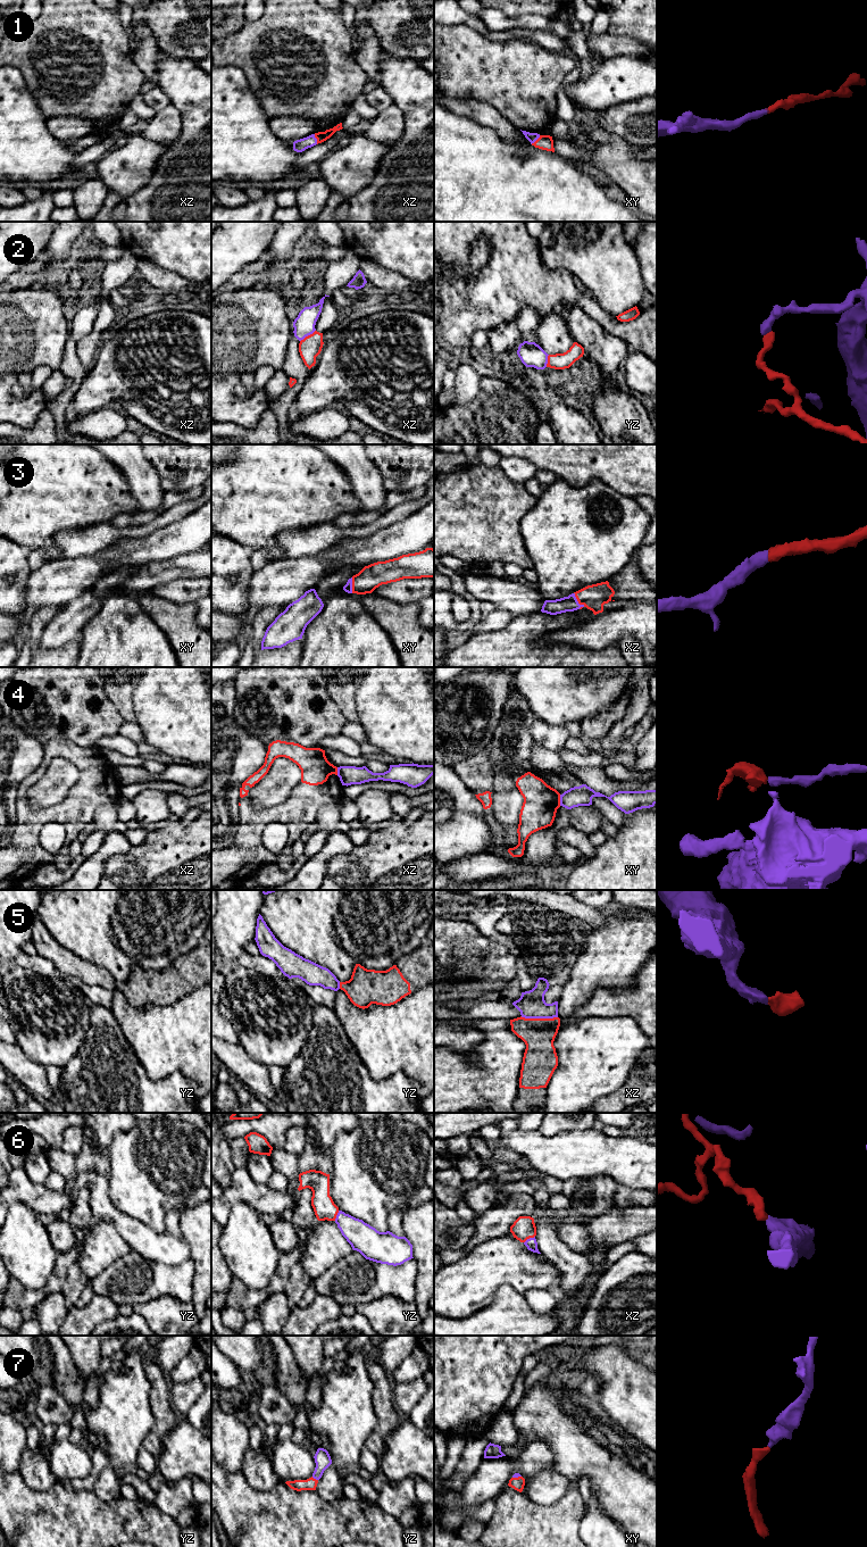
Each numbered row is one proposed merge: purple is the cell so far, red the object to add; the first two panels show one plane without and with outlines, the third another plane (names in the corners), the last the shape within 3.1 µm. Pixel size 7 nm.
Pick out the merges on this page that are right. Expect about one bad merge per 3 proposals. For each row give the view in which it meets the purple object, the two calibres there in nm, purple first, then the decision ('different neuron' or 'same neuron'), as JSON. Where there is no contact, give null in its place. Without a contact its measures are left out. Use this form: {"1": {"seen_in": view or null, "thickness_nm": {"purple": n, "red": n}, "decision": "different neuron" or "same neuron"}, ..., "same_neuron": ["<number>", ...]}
{"1": {"seen_in": "xz", "thickness_nm": {"purple": 90, "red": 70}, "decision": "same neuron"}, "2": {"seen_in": "xz", "thickness_nm": {"purple": 150, "red": 160}, "decision": "different neuron"}, "3": {"seen_in": "xz", "thickness_nm": {"purple": 110, "red": 180}, "decision": "same neuron"}, "4": {"seen_in": "xy", "thickness_nm": {"purple": 140, "red": 260}, "decision": "different neuron"}, "5": {"seen_in": "xz", "thickness_nm": {"purple": 190, "red": 220}, "decision": "same neuron"}, "6": {"seen_in": "xz", "thickness_nm": {"purple": 80, "red": 160}, "decision": "same neuron"}, "7": {"seen_in": "yz", "thickness_nm": {"purple": 110, "red": 90}, "decision": "same neuron"}, "same_neuron": ["1", "3", "5", "6", "7"]}

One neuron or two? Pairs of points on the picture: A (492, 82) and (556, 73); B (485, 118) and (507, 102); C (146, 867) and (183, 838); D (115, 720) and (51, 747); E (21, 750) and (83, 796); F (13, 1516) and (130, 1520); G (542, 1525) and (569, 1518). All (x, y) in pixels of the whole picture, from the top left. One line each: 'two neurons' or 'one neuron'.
A: one neuron
B: two neurons
C: one neuron
D: two neurons
E: two neurons
F: one neuron
G: one neuron

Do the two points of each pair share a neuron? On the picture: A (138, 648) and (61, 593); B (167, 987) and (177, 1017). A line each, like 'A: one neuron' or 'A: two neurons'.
A: two neurons
B: two neurons

